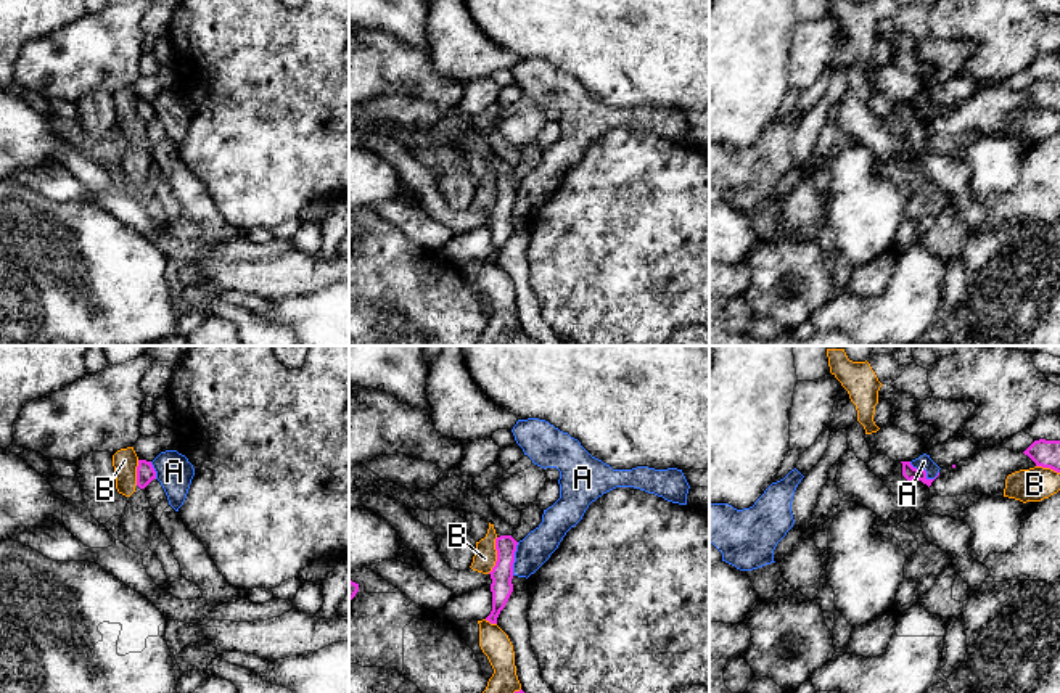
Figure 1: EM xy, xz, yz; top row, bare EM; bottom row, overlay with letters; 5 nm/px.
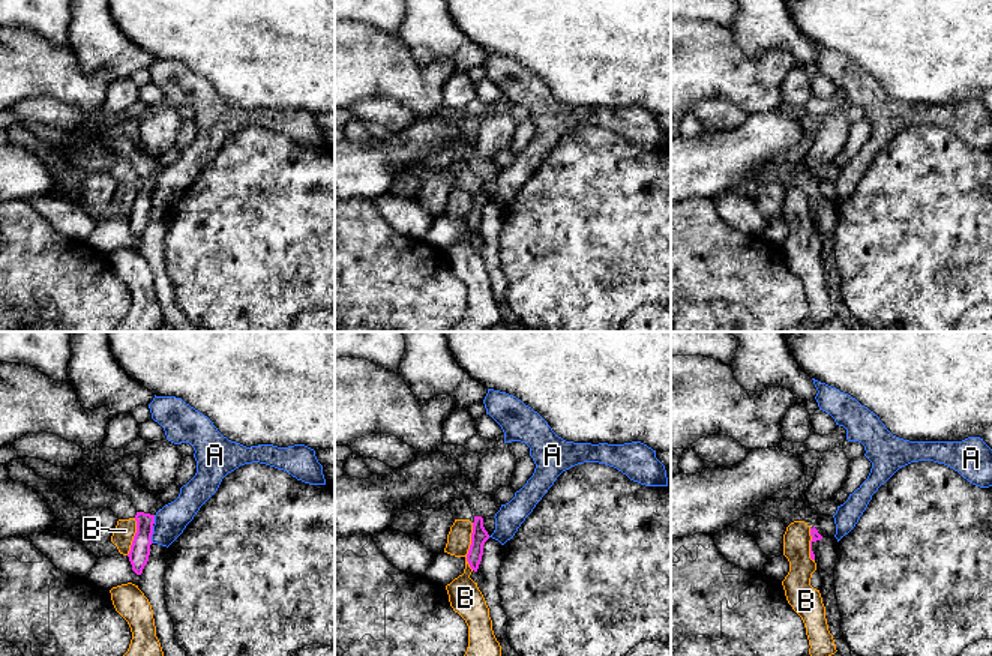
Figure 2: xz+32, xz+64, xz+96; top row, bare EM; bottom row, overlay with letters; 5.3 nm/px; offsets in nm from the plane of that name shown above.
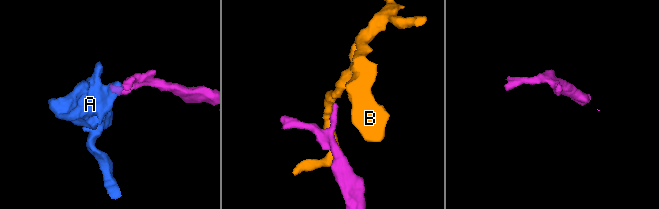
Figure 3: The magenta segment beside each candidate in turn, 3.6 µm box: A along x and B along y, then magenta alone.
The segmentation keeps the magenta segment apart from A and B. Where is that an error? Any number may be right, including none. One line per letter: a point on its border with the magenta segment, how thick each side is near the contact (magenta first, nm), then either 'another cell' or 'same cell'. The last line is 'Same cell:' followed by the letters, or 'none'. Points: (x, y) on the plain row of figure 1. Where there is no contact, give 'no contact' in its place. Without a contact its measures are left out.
A: meets magenta in yz at (925, 111); 70 nm thick on the magenta side, 80 nm on the other; another cell
B: meets magenta in xz at (497, 195); 110 nm thick on the magenta side, 120 nm on the other; another cell
Same cell: none

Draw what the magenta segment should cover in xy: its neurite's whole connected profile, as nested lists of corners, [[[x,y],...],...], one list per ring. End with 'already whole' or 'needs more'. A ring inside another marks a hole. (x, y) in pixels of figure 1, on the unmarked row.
[[[138,100],[137,106],[137,125],[145,129],[153,119],[156,119],[156,111],[151,101]]] | already whole

